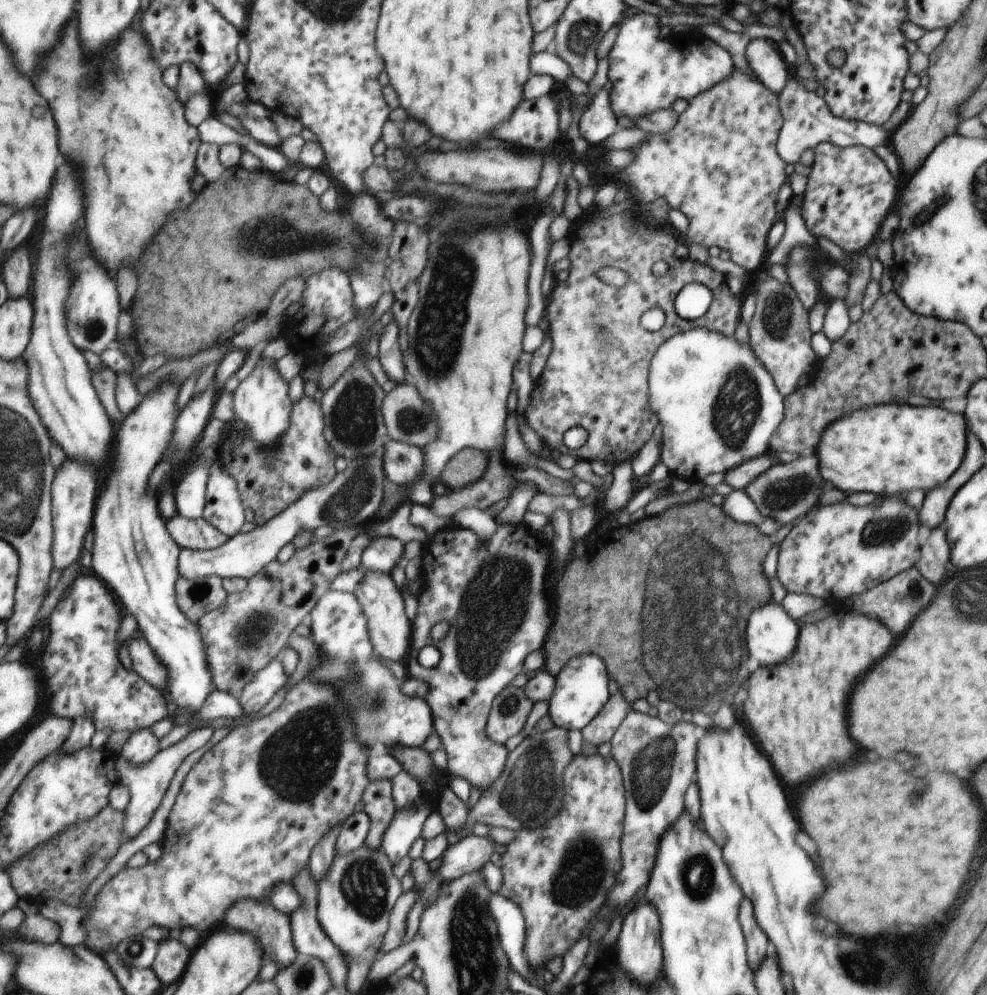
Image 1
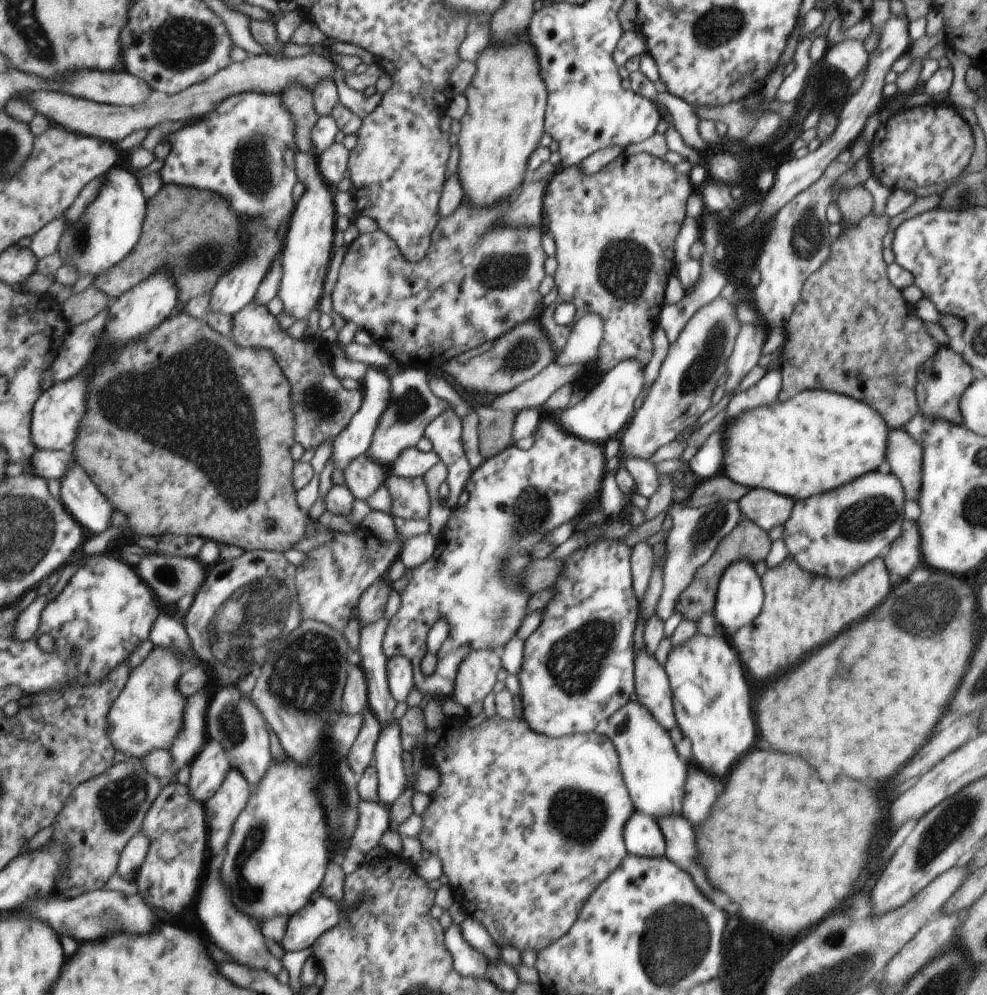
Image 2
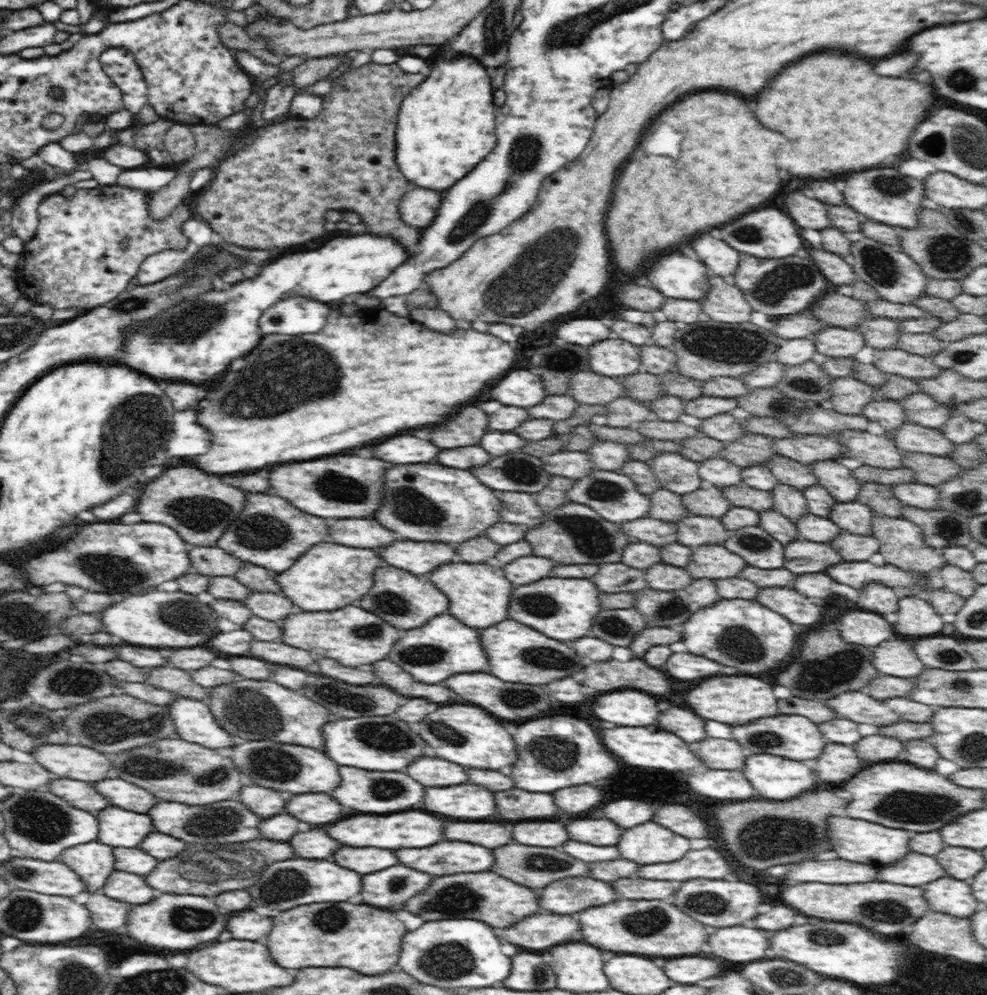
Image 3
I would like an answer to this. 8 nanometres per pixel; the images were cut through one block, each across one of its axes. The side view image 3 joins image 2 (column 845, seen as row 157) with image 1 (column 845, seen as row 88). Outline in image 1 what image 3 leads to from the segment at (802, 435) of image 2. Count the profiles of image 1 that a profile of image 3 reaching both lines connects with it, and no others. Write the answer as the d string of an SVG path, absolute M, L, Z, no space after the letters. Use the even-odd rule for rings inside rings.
M909 404L864 407L848 416L844 415L844 420L840 418L840 424L834 422L830 426L832 428L824 432L824 440L820 440L820 448L816 450L822 478L842 492L872 492L876 496L914 488L930 490L948 480L964 458L964 428L969 428L963 415L952 414L941 405L917 407Z

